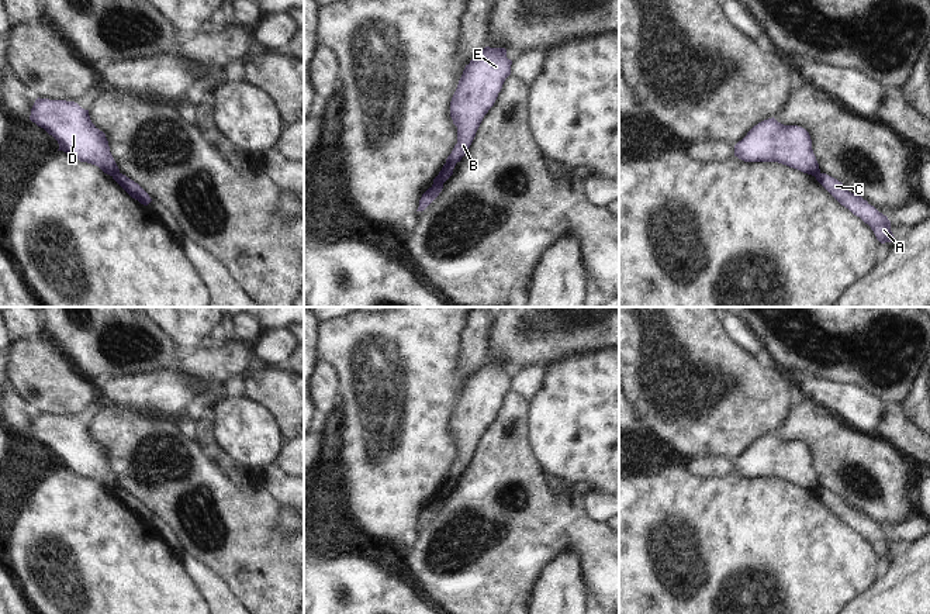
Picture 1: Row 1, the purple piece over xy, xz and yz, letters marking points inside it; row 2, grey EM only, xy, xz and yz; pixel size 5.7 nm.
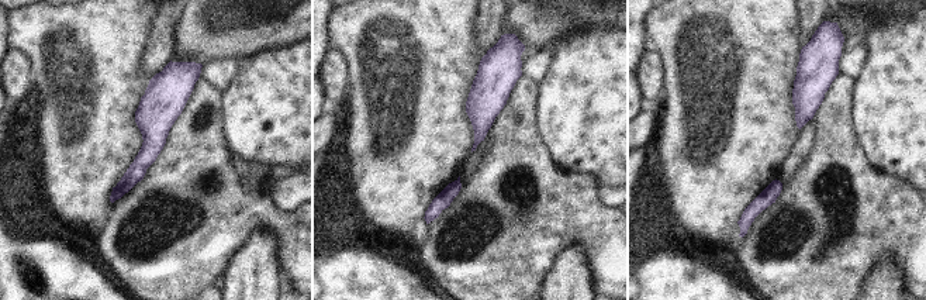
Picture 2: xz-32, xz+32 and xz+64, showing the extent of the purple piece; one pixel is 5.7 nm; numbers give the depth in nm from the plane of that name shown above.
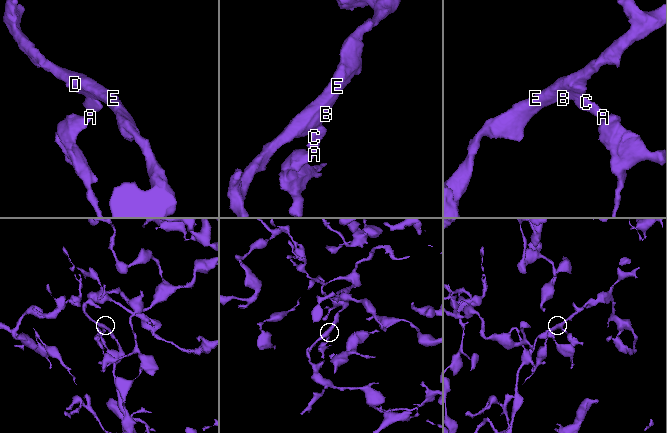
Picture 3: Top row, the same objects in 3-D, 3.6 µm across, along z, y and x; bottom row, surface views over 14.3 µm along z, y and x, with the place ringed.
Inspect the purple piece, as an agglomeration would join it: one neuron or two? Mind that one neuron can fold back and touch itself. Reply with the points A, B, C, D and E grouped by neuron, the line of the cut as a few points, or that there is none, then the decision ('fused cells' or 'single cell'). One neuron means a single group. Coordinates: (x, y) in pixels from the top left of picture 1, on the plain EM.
groups A C / B D E; cut xz (442, 497), (432, 502); fused cells

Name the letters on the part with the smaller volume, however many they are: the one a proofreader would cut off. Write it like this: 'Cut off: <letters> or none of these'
Cut off: A, C

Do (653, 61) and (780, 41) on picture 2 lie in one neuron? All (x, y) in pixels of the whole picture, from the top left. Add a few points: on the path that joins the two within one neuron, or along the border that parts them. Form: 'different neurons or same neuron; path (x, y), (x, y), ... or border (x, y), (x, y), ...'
different neurons; border (648, 48), (653, 50), (660, 58), (664, 92)

